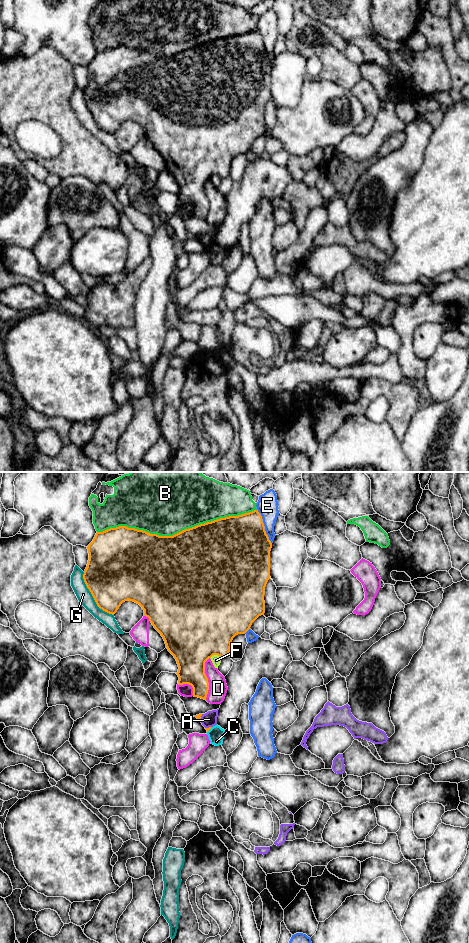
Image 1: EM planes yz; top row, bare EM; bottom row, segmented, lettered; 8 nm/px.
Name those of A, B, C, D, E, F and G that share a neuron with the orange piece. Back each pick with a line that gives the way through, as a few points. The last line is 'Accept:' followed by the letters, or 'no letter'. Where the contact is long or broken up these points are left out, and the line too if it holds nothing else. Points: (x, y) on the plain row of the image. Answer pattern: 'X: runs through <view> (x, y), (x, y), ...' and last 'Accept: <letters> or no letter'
Accept: no letter

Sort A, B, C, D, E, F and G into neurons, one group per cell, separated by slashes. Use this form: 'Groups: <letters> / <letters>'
Groups: A / B / C / D / E / F / G

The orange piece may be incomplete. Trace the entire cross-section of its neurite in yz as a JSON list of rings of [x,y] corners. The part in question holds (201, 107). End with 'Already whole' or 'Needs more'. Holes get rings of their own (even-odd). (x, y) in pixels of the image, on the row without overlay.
[[[258,30],[238,36],[220,38],[211,42],[185,49],[173,56],[159,56],[143,50],[119,46],[103,52],[97,52],[93,61],[88,65],[89,80],[83,94],[84,102],[91,112],[97,126],[103,131],[114,135],[125,121],[133,121],[144,130],[144,135],[149,138],[154,148],[163,157],[168,171],[174,176],[178,184],[178,205],[189,204],[193,208],[193,216],[206,220],[209,202],[205,194],[205,182],[213,175],[220,177],[229,176],[231,162],[238,154],[245,154],[252,143],[265,133],[265,107],[270,99],[270,71],[272,63],[265,51],[263,39]]]. Already whole

